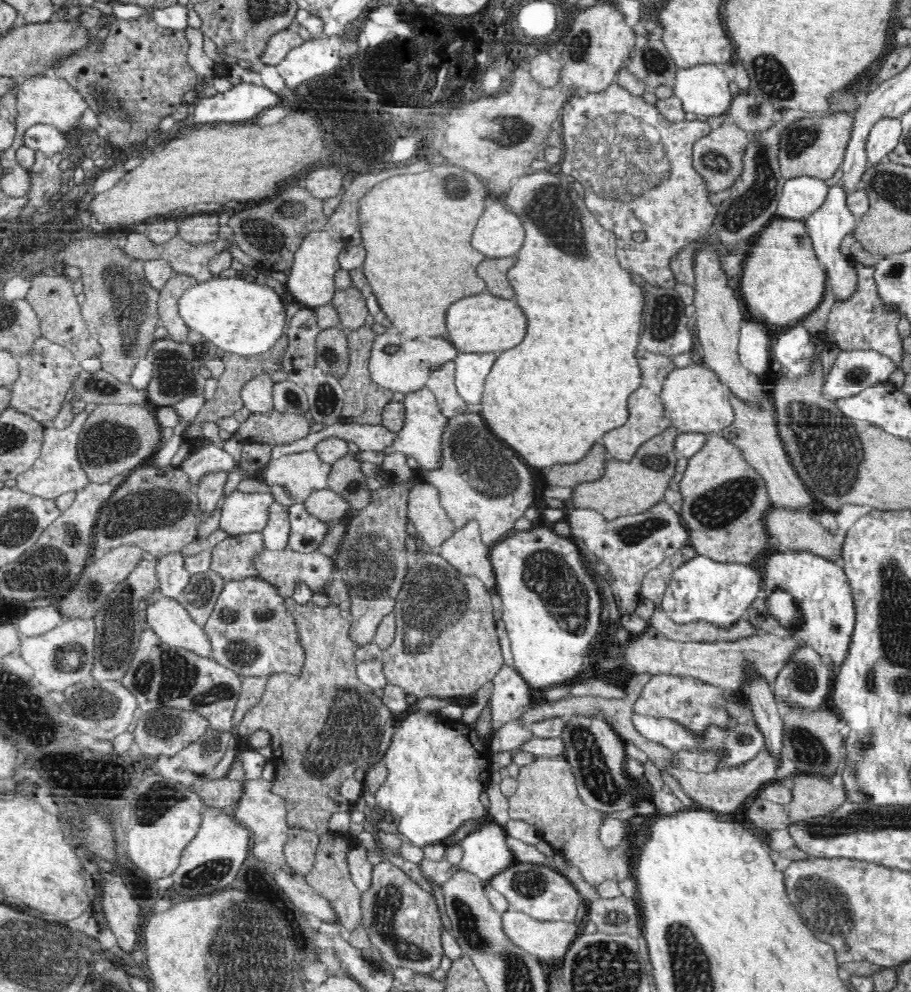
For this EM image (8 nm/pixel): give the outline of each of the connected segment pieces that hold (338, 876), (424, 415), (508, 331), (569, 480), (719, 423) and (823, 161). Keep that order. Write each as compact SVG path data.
M328 833L319 836L318 848L315 852L314 866L308 874L305 875L306 883L312 887L320 896L327 900L328 905L335 910L336 917L339 918L340 929L349 932L356 927L360 927L362 918L360 908L360 891L353 884L346 854L349 846L357 844L357 838L340 833Z
M420 386L412 394L404 394L404 422L397 430L395 441L385 448L385 453L402 452L418 462L419 468L436 469L440 462L441 436L446 417L442 415L435 395L428 386Z
M484 290L482 293L456 299L444 314L448 341L458 353L492 352L510 350L524 340L526 320L514 299L497 297Z
M602 442L594 443L577 463L562 463L546 467L543 476L548 486L572 486L576 482L596 482L604 474L604 462L609 454Z
M692 363L669 371L660 386L659 400L664 405L664 415L668 417L670 426L676 427L678 432L720 433L734 421L734 412L724 384L714 371L700 364Z
M830 112L822 117L802 118L785 128L780 136L778 162L781 175L785 179L810 176L831 182L844 158L844 151L852 134L853 115Z

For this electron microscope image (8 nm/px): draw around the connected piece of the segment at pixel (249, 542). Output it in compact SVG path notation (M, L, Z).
M259 532L228 535L211 548L210 571L218 573L224 581L257 577L251 558L264 547Z

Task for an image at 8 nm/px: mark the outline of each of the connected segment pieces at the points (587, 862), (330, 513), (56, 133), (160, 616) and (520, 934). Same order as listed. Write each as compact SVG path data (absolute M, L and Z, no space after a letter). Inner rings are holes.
M536 755L531 764L522 764L517 777L517 789L507 796L510 819L526 822L537 833L539 839L549 843L554 852L560 852L575 867L580 869L587 883L597 886L610 880L624 881L630 876L630 867L626 867L625 854L630 859L628 838L610 850L600 842L599 825L606 814L596 811L582 803L578 796L572 767L560 755Z
M316 490L307 496L305 511L322 521L342 521L350 517L348 503L332 490Z
M33 124L24 132L24 145L32 148L34 152L50 152L58 154L68 148L68 138L64 136L66 132L48 124ZM62 148L62 150L60 150Z
M164 595L147 603L145 621L168 645L194 651L202 657L211 656L211 646L203 627L198 626L186 612L186 601Z
M506 909L501 913L501 921L506 936L509 936L509 939L519 949L532 954L538 960L560 961L560 966L566 958L568 948L572 946L576 934L582 931L581 925L575 925L568 921L542 921L513 909Z

